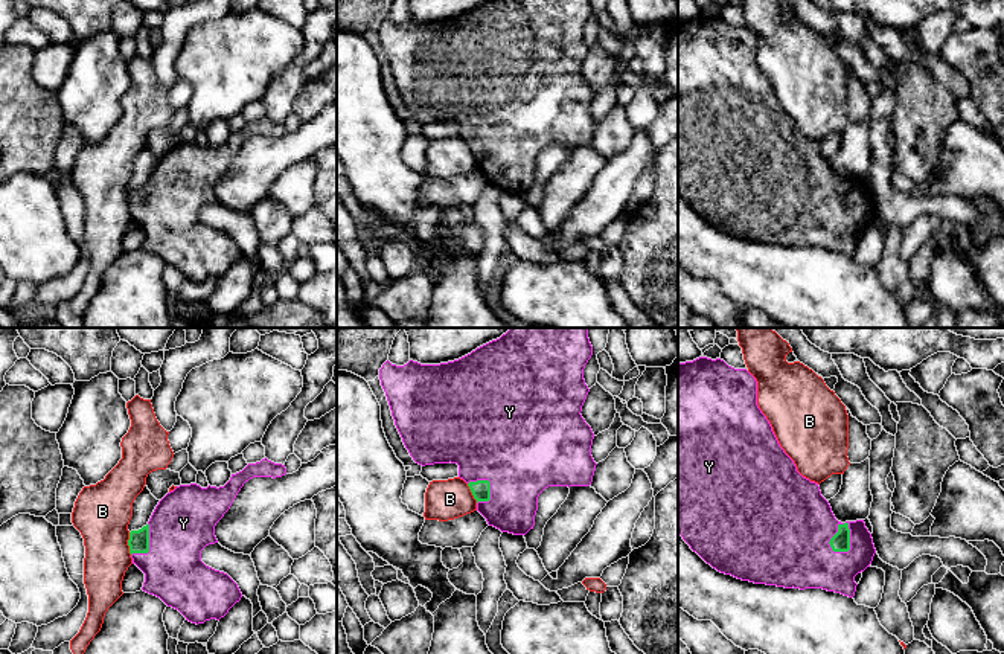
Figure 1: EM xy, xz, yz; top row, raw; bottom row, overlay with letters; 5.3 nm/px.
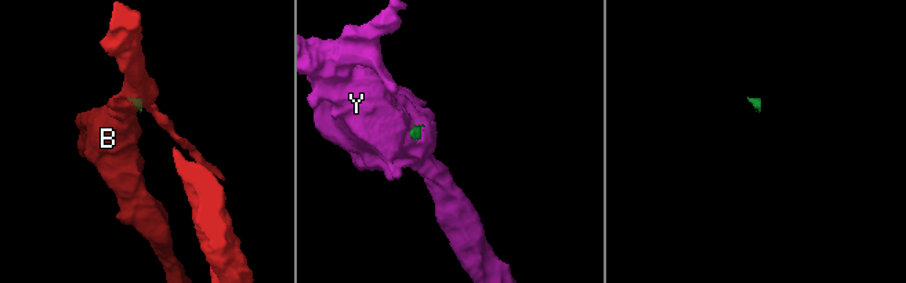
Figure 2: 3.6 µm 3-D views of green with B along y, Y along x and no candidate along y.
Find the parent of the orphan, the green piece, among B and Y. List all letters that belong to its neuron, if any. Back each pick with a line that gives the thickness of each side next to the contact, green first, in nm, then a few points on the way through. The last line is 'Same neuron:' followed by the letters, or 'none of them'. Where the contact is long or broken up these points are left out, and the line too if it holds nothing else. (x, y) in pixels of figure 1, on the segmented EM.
Y: calibres 100 and 460 nm; way yz (840, 541), (834, 535), (808, 535), (788, 525)
Same neuron: Y

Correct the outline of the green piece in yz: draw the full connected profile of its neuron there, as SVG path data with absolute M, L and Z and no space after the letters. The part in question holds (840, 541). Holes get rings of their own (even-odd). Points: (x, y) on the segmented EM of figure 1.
M699 357L678 363L678 534L721 573L785 588L823 588L853 598L855 576L876 553L864 520L841 523L815 482L803 477L757 406L757 381L747 369Z

